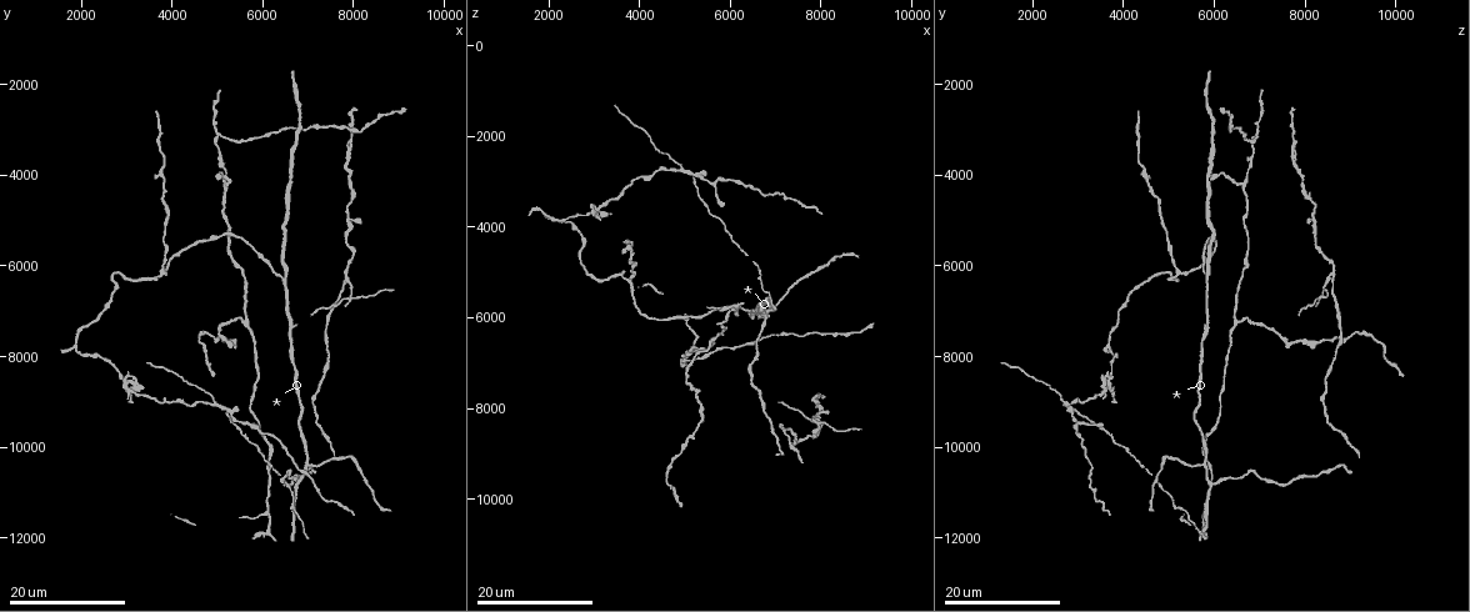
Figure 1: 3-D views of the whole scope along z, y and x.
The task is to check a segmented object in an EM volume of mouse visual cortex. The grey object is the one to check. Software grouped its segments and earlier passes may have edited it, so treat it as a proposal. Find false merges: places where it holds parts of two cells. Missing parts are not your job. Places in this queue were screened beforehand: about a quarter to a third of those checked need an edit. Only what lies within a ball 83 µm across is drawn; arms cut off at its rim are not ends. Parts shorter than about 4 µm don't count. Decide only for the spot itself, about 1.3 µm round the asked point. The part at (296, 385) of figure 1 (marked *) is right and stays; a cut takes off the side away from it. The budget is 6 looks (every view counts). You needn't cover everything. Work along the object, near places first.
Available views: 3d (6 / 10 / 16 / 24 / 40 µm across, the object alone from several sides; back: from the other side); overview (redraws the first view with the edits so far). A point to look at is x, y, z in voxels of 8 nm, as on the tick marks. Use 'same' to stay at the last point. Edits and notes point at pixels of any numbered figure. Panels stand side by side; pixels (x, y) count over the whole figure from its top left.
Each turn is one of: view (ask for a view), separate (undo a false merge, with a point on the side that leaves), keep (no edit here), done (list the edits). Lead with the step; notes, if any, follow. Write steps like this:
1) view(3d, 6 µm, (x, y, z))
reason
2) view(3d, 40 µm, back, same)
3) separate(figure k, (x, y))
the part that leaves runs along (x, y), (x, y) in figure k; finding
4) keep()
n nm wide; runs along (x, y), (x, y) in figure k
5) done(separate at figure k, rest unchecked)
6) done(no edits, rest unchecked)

view(3d, 16 µm, (6750, 10850, 6050))
arms part here

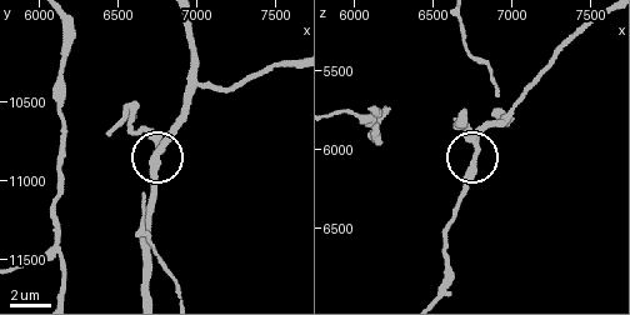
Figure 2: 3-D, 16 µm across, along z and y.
view(3d, 10 µm, (6780, 10800, 5980))

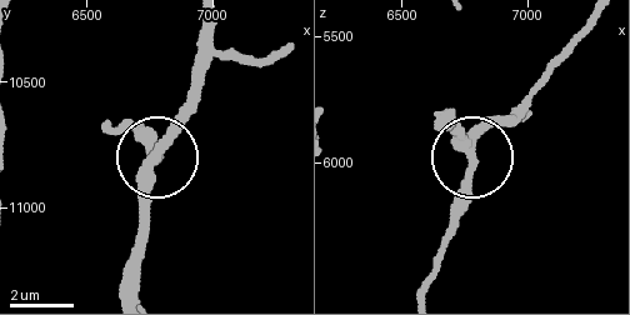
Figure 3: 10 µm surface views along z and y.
keep()
all the same cell

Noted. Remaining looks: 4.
view(3d, 24 µm, (4950, 9050, 2750))
a fork

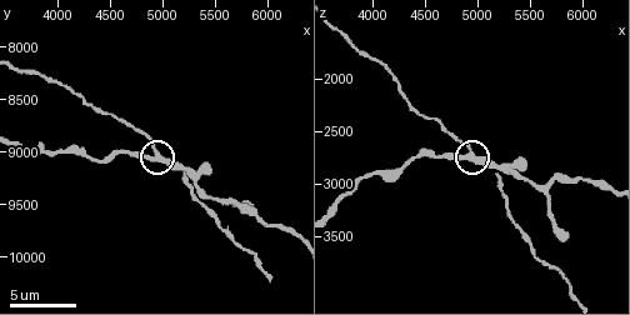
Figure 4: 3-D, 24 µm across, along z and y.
view(3d, 6 µm, (4920, 9020, 2700))

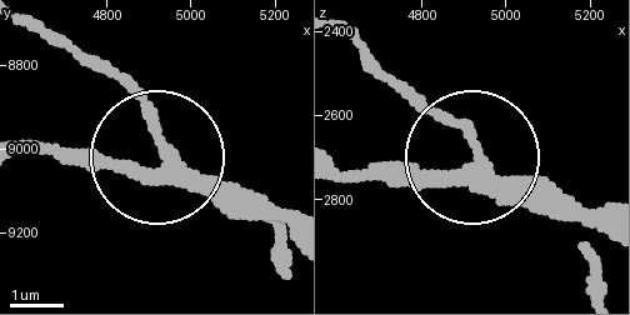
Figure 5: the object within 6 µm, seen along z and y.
separate(figure 5, (149, 110))
250 nm wide; the part that leaves runs along (493, 185), (586, 261), (595, 288) in figure 5; a second cell is stuck on

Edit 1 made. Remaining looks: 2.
done(separate at figure 5, rest unchecked)

